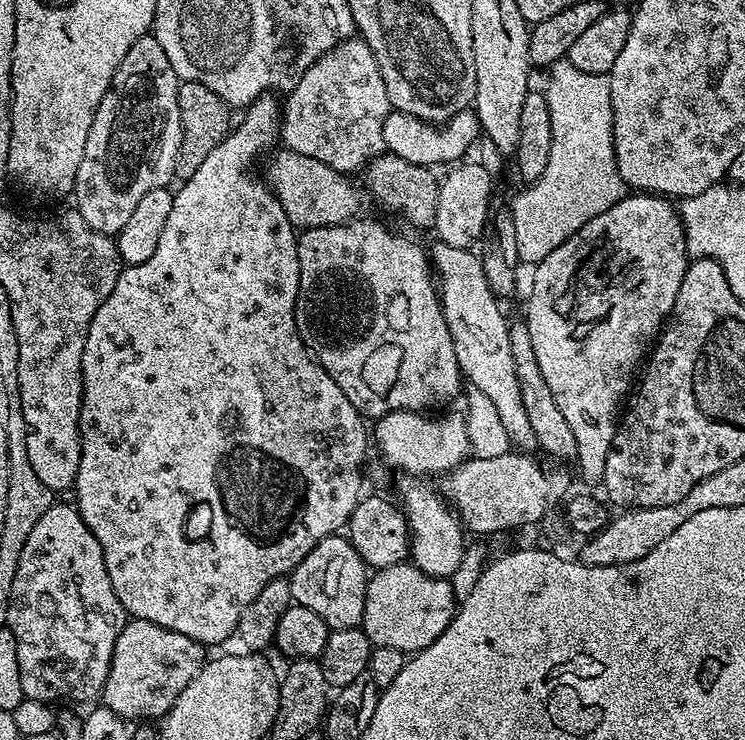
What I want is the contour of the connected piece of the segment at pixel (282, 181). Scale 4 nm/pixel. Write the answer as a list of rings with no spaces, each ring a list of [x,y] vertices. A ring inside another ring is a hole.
[[[287,150],[278,152],[271,157],[273,160],[268,164],[266,183],[282,210],[286,212],[286,218],[293,228],[332,228],[335,224],[349,223],[357,215],[355,212],[360,208],[360,200],[356,197],[355,190],[344,181],[347,179],[341,173],[314,158],[306,158],[306,154]]]

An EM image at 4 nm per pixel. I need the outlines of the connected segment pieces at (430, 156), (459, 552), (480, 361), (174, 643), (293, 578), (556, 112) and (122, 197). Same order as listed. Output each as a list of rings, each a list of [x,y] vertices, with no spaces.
[[[395,110],[389,112],[386,122],[382,122],[382,138],[385,149],[391,155],[402,158],[406,162],[414,162],[423,168],[432,168],[437,166],[436,164],[452,166],[463,161],[467,157],[464,155],[468,151],[471,153],[477,147],[481,136],[480,123],[475,111],[472,110],[460,112],[443,126],[430,124],[425,120],[419,120],[410,114]]]
[[[412,488],[404,496],[403,511],[408,521],[410,533],[410,560],[415,568],[428,576],[452,578],[464,560],[464,536],[460,517],[446,506],[435,491],[428,488]]]
[[[437,243],[435,247],[431,249],[430,260],[438,277],[440,309],[454,342],[454,358],[458,358],[461,377],[467,383],[469,380],[476,392],[486,394],[486,398],[494,402],[494,410],[498,410],[498,418],[502,426],[506,426],[508,439],[517,449],[535,449],[534,430],[530,430],[530,421],[522,407],[518,374],[514,371],[514,354],[510,351],[510,320],[500,309],[501,301],[492,295],[480,256],[475,251],[449,244]]]
[[[129,619],[122,634],[118,634],[118,642],[114,642],[110,674],[106,674],[102,693],[103,707],[118,714],[125,722],[159,721],[172,709],[178,694],[182,694],[203,670],[204,652],[205,645],[194,642],[194,638],[186,638],[186,634],[154,626],[154,622]]]
[[[342,534],[323,539],[288,576],[293,603],[313,610],[331,631],[357,628],[363,623],[369,579],[363,558]]]
[[[567,58],[552,65],[548,76],[546,95],[550,106],[550,126],[552,145],[550,146],[550,166],[546,174],[531,186],[525,187],[512,200],[510,215],[514,222],[514,234],[518,238],[518,254],[525,265],[535,266],[545,260],[562,242],[566,242],[586,222],[598,214],[610,210],[626,192],[626,185],[616,169],[614,154],[614,118],[610,102],[610,86],[607,76],[582,74]]]
[[[149,34],[138,38],[138,42],[126,50],[126,58],[122,58],[112,85],[94,114],[90,134],[86,134],[86,150],[82,150],[82,163],[78,165],[74,189],[75,211],[86,218],[86,226],[98,230],[103,236],[119,236],[122,226],[126,226],[130,214],[134,214],[138,207],[138,201],[145,194],[150,194],[150,190],[168,188],[173,182],[179,146],[183,140],[178,110],[181,83],[180,77],[174,74],[174,66],[170,66],[170,58],[166,58],[166,50],[158,46],[155,36]]]

